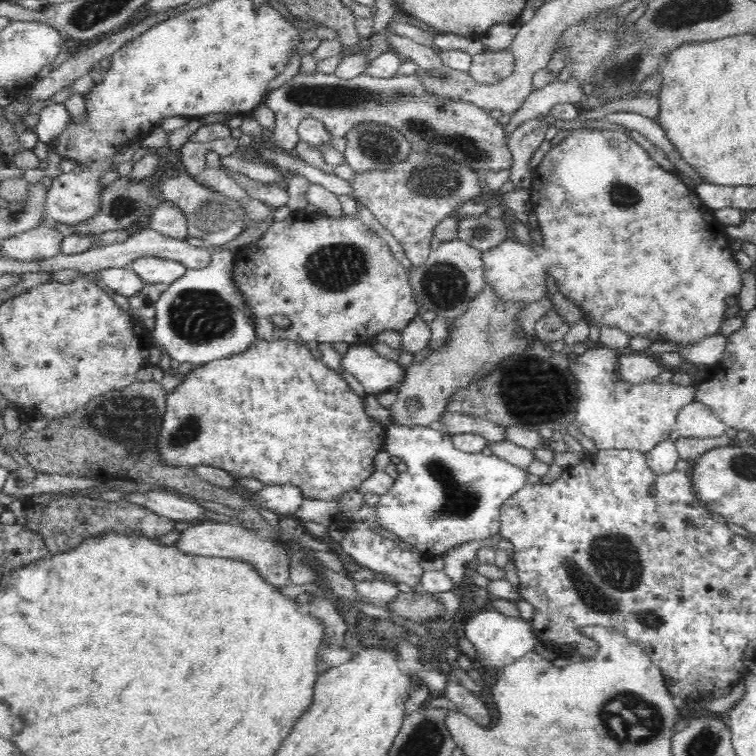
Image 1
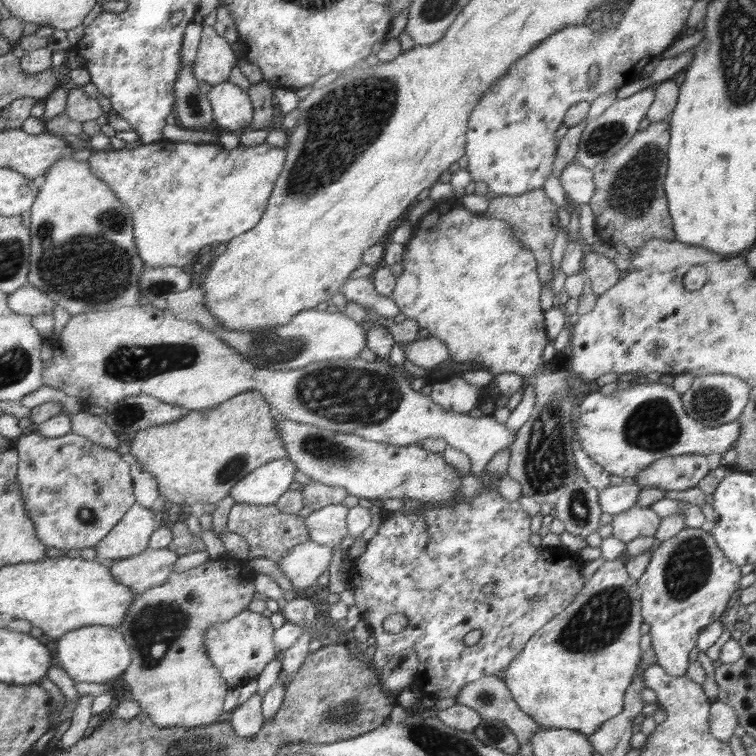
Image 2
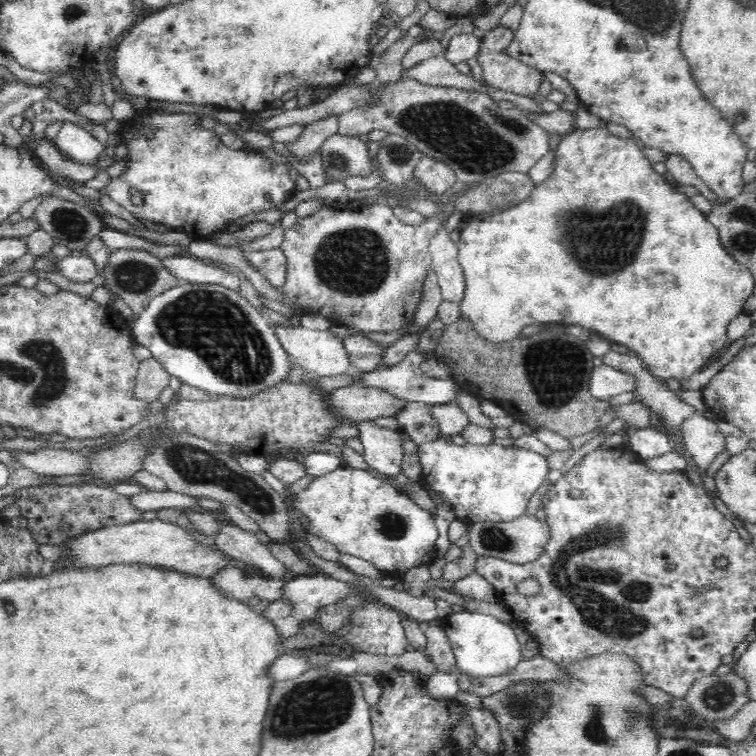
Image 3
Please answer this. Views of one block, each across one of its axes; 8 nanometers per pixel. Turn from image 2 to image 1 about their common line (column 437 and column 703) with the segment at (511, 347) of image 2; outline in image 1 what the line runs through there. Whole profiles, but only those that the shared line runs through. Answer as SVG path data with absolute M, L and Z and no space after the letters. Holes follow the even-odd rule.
M583 128L573 130L558 146L551 148L532 173L533 181L529 188L528 201L531 203L533 212L536 213L543 235L543 244L542 246L536 245L533 241L531 245L525 245L516 239L506 239L502 244L486 251L484 253L486 285L492 285L503 299L531 303L548 297L546 276L553 276L563 296L577 305L584 312L584 316L588 315L588 319L585 319L587 324L594 322L599 329L602 327L618 328L632 336L643 336L655 342L662 341L686 346L686 344L694 344L704 337L720 332L720 325L732 313L726 304L726 298L728 296L738 298L740 288L742 288L743 271L733 257L734 251L731 249L730 240L726 234L723 234L724 225L714 216L713 210L706 207L695 191L683 183L675 172L666 171L660 167L650 157L650 154L625 132Z

